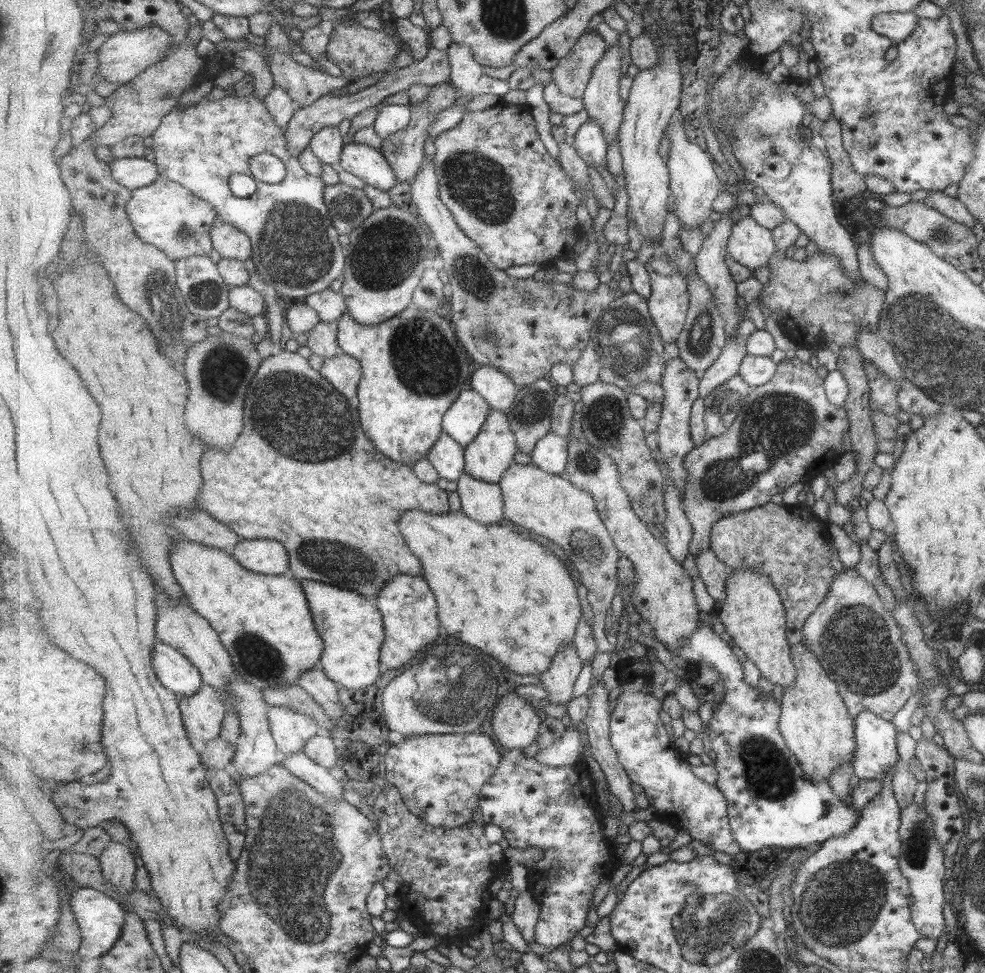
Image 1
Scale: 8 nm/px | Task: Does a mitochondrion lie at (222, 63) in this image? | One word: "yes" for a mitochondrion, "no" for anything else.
no

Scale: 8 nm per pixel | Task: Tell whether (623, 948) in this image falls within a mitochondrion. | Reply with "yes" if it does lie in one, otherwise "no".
no

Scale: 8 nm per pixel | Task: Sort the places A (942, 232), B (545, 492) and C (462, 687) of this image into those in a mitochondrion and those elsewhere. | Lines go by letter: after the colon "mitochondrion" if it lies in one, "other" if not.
A: mitochondrion
B: other
C: mitochondrion

